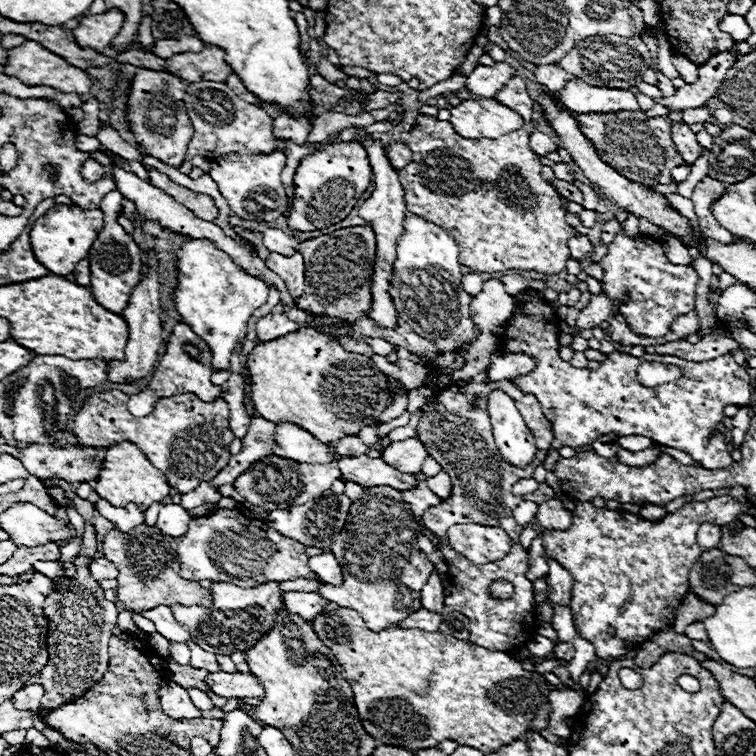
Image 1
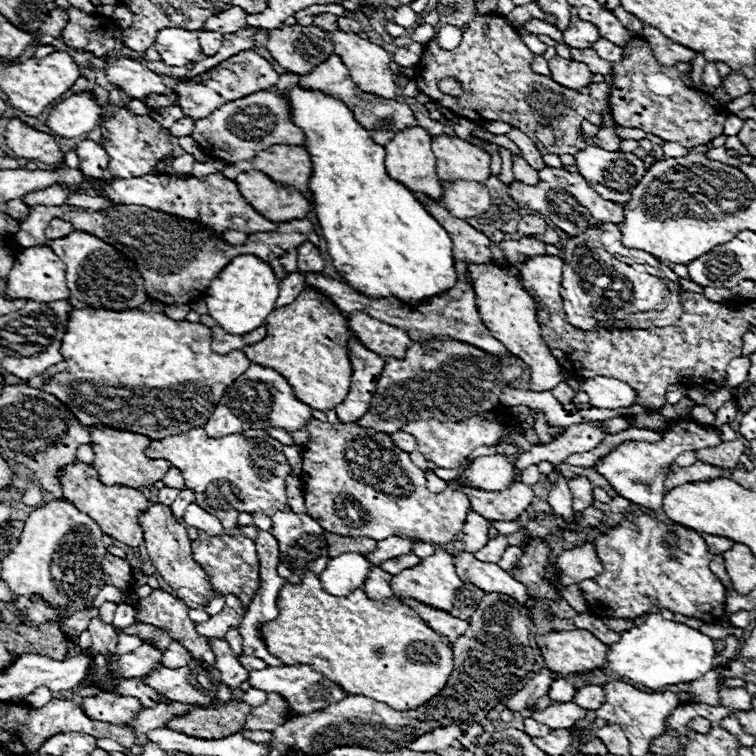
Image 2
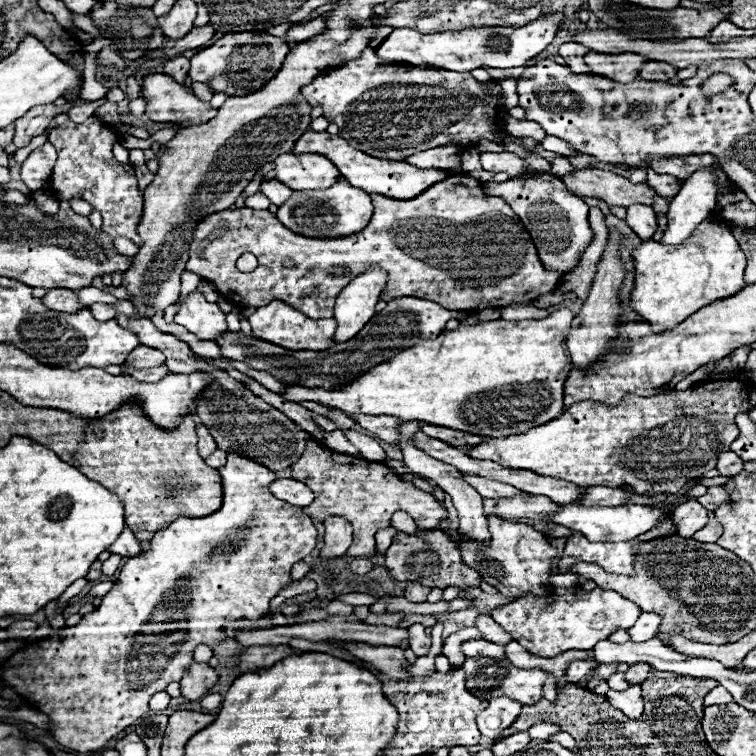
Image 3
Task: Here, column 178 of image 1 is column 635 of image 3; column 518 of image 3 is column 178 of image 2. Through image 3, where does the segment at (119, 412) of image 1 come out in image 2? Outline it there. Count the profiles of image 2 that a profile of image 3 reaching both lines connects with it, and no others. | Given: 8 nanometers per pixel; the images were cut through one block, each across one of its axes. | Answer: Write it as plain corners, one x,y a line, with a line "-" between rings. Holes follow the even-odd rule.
190,428
188,432
152,440
146,448
148,458
164,458
174,468
182,470
186,488
194,490
196,504
218,520
230,518
230,512
264,512
268,516
278,510
290,510
286,502
286,476
290,466
282,454
282,444
270,436
246,438
242,434
228,434
222,438
206,436
204,428

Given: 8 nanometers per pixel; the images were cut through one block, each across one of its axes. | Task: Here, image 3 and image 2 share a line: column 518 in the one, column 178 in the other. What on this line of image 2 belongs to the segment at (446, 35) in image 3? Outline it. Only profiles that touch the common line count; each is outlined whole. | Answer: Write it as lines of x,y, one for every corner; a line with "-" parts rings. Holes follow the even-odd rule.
162,28
156,36
156,50
164,64
184,66
196,62
202,54
198,32
184,28

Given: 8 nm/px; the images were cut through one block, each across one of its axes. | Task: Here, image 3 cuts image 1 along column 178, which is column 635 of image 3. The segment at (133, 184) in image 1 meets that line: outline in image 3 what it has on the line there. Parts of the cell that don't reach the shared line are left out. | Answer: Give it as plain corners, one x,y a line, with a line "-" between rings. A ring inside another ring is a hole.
644,204
630,206
626,210
626,222
642,240
650,240
656,232
656,216
650,206

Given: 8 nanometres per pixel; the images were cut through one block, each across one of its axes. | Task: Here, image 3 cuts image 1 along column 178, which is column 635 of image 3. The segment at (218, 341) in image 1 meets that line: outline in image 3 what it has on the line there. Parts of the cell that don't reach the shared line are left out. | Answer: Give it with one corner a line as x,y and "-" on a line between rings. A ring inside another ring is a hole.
700,222
696,230
690,234
688,240
682,244
662,244
656,240
644,240
636,250
632,250
634,258
634,288
630,292
630,310
636,312
644,322
652,326
654,334
674,330
680,322
684,322
688,316
698,312
700,308
720,300
730,298
738,294
746,282
744,282
744,270
746,270
746,258
740,250
736,238
732,232
718,222

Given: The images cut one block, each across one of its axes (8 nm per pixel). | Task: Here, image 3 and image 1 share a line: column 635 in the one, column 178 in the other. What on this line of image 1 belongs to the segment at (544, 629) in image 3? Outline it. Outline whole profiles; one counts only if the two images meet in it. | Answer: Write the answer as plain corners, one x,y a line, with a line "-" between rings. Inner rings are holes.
216,582
212,584
210,592
212,608
172,604
170,610
172,616
190,630
192,640
214,654
232,654
248,650
258,638
262,638
262,634
266,634
266,630
270,630
270,626
274,626
276,610
284,608
284,598
280,596
276,582
260,584
256,588
238,588
232,584

